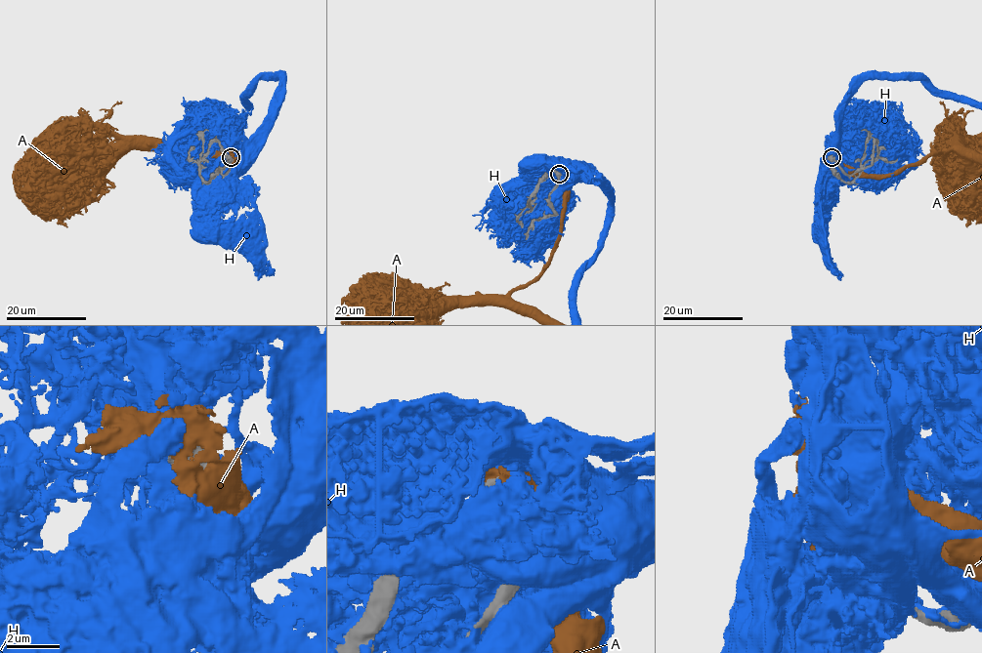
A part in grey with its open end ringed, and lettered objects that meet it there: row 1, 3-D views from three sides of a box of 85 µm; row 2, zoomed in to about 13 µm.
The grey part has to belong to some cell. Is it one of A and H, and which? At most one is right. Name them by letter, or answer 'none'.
none

